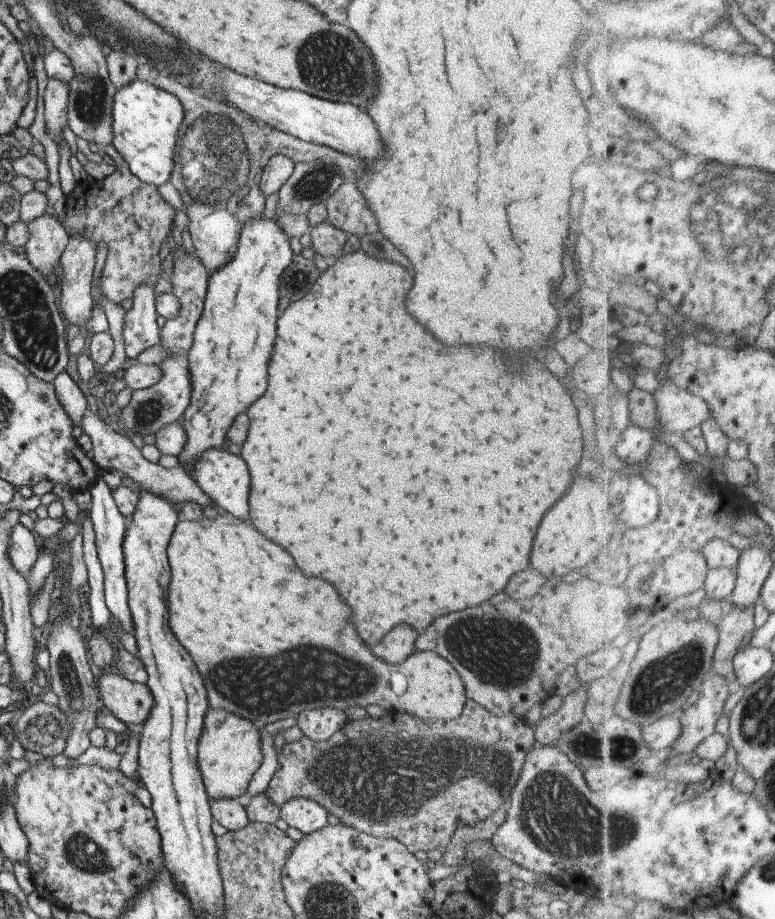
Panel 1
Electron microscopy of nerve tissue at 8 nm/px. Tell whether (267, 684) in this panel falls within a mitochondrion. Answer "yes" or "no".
yes

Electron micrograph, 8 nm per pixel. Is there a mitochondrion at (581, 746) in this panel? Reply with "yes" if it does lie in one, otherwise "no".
yes

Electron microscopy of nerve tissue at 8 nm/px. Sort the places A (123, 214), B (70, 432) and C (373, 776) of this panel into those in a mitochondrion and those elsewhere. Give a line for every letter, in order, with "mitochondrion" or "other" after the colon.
A: other
B: other
C: mitochondrion

